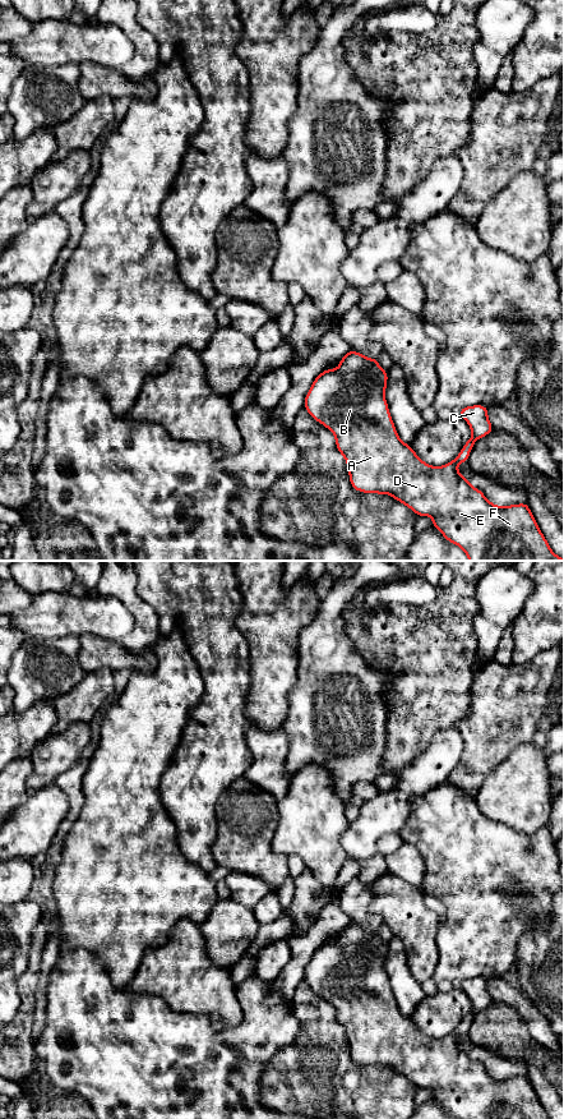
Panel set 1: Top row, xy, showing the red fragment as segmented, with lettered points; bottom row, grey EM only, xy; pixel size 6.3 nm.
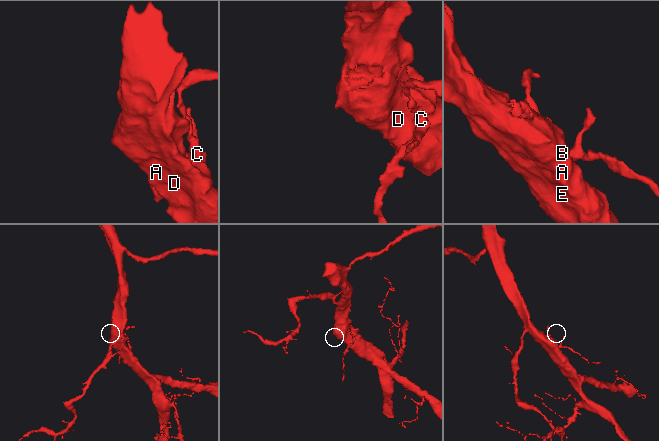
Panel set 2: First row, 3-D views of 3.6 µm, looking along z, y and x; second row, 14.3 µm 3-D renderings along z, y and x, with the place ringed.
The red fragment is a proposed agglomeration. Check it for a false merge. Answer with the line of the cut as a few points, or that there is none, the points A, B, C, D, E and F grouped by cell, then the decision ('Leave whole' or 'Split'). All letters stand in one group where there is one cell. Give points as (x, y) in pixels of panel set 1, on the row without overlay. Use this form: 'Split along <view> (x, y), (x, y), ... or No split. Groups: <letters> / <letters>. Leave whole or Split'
No split. Groups: A B C D E F. Leave whole

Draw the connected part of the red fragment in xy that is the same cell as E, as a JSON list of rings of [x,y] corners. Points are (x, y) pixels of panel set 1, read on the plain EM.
[[[350,922],[339,932],[339,938],[336,941],[325,941],[314,952],[305,968],[304,980],[306,984],[334,1007],[337,1022],[345,1030],[348,1040],[351,1059],[362,1065],[389,1067],[411,1081],[417,1088],[431,1090],[433,1099],[449,1115],[458,1119],[550,1119],[527,1074],[496,1078],[480,1062],[472,1059],[468,1051],[458,1044],[457,1037],[468,1033],[468,1027],[475,1014],[494,1003],[489,993],[487,978],[472,977],[462,980],[458,986],[470,998],[472,1009],[463,1017],[462,1023],[454,1032],[443,1039],[427,1037],[416,1027],[411,1017],[402,1014],[397,1007],[384,968],[387,953],[388,944],[379,938],[378,931]]]

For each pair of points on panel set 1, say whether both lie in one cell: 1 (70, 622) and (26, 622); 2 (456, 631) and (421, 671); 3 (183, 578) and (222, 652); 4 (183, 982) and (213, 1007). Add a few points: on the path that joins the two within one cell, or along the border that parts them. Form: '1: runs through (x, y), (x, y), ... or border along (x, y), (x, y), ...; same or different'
1: runs through (59, 622), (37, 622); same
2: runs through (445, 641), (431, 655), (431, 661); same
3: runs through (199, 595), (208, 616), (211, 634); same
4: runs through (190, 984), (206, 999); same

